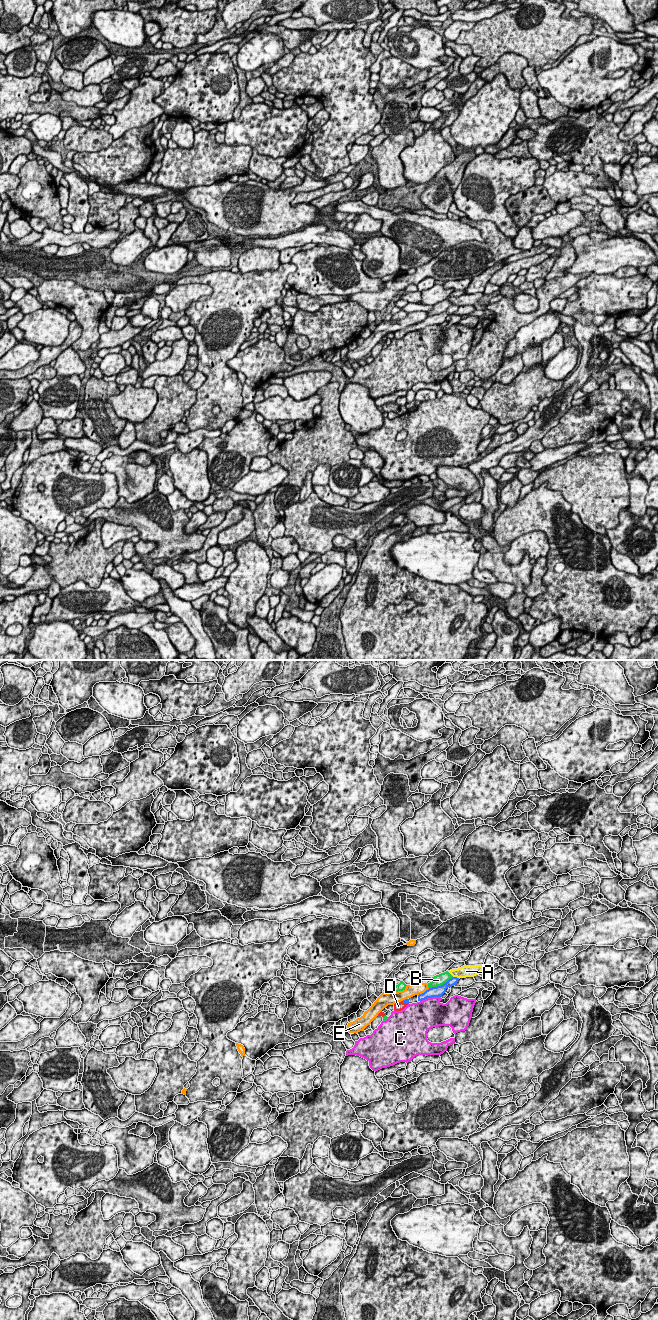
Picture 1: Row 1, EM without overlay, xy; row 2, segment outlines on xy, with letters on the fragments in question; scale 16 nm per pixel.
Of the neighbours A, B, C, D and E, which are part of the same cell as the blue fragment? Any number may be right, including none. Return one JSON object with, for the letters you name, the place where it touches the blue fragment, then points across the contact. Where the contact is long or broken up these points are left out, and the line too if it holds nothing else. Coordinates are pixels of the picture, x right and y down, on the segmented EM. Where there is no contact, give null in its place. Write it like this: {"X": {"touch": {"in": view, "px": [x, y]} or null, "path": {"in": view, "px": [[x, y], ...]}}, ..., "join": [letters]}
{"D": {"touch": {"in": "xy", "px": [405, 1002]}, "path": {"in": "xy", "px": [[406, 1000], [405, 1002], [398, 1006]]}}, "join": ["D"]}

